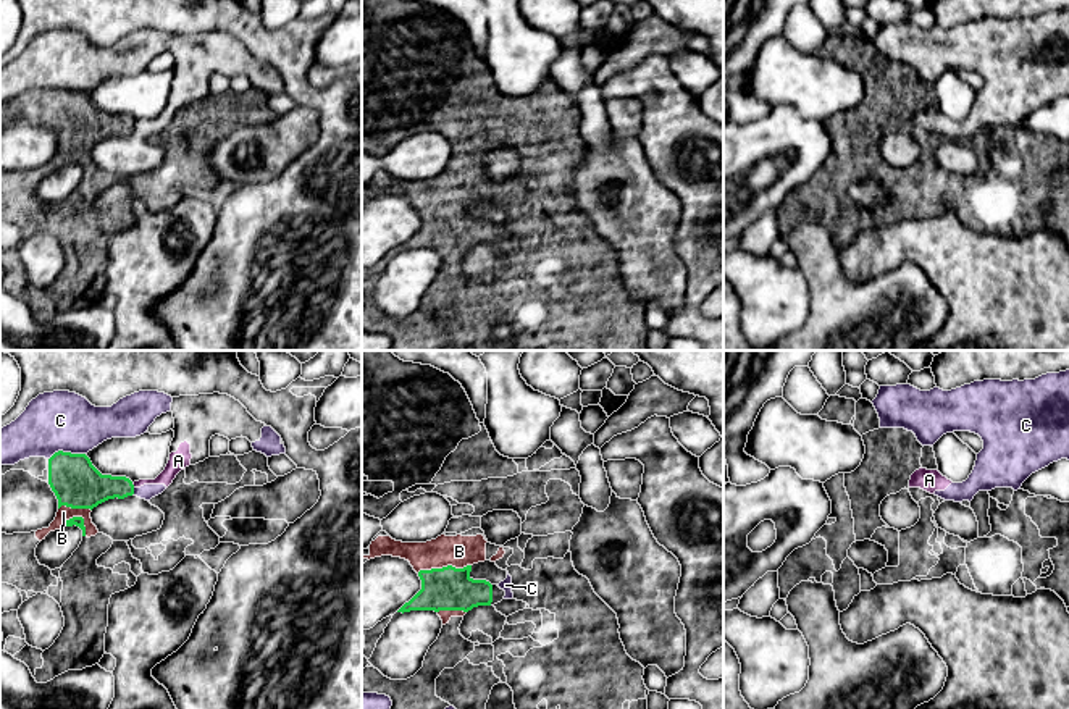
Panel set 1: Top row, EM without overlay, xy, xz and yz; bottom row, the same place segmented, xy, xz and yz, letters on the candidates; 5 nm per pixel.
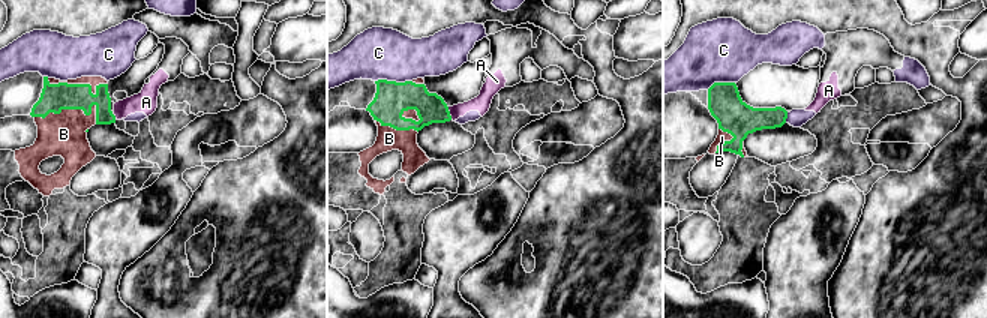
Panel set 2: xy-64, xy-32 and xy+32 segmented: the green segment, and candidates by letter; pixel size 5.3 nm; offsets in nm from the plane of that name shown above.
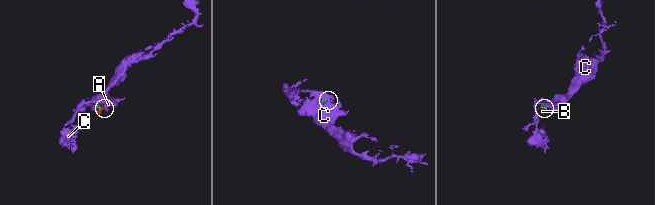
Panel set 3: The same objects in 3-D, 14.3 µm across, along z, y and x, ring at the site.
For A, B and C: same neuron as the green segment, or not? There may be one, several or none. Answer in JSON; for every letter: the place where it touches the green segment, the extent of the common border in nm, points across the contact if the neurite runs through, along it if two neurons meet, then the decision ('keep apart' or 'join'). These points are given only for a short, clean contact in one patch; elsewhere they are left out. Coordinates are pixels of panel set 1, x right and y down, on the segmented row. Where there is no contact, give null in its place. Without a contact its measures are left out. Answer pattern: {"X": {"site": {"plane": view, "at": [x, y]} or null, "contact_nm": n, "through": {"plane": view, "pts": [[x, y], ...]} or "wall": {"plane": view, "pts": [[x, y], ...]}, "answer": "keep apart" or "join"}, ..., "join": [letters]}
{"A": {"site": {"plane": "xy", "at": [133, 485]}, "contact_nm": 30, "wall": {"plane": "xy", "pts": [[131, 483], [134, 486]]}, "answer": "keep apart"}, "B": {"site": {"plane": "xz", "at": [443, 567]}, "contact_nm": 280, "answer": "join"}, "C": {"site": {"plane": "xy", "at": [67, 453]}, "contact_nm": 190, "answer": "keep apart"}, "join": ["B"]}

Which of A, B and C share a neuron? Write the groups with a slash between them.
A C / B

